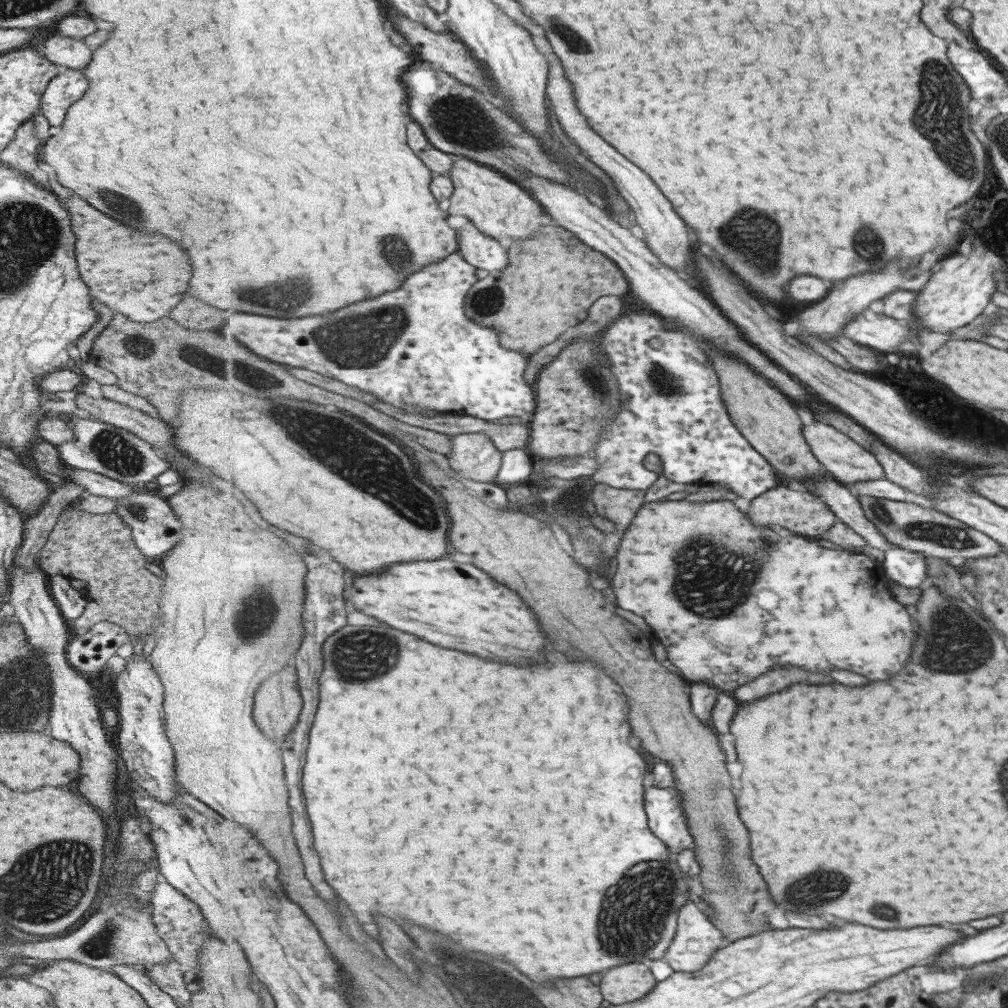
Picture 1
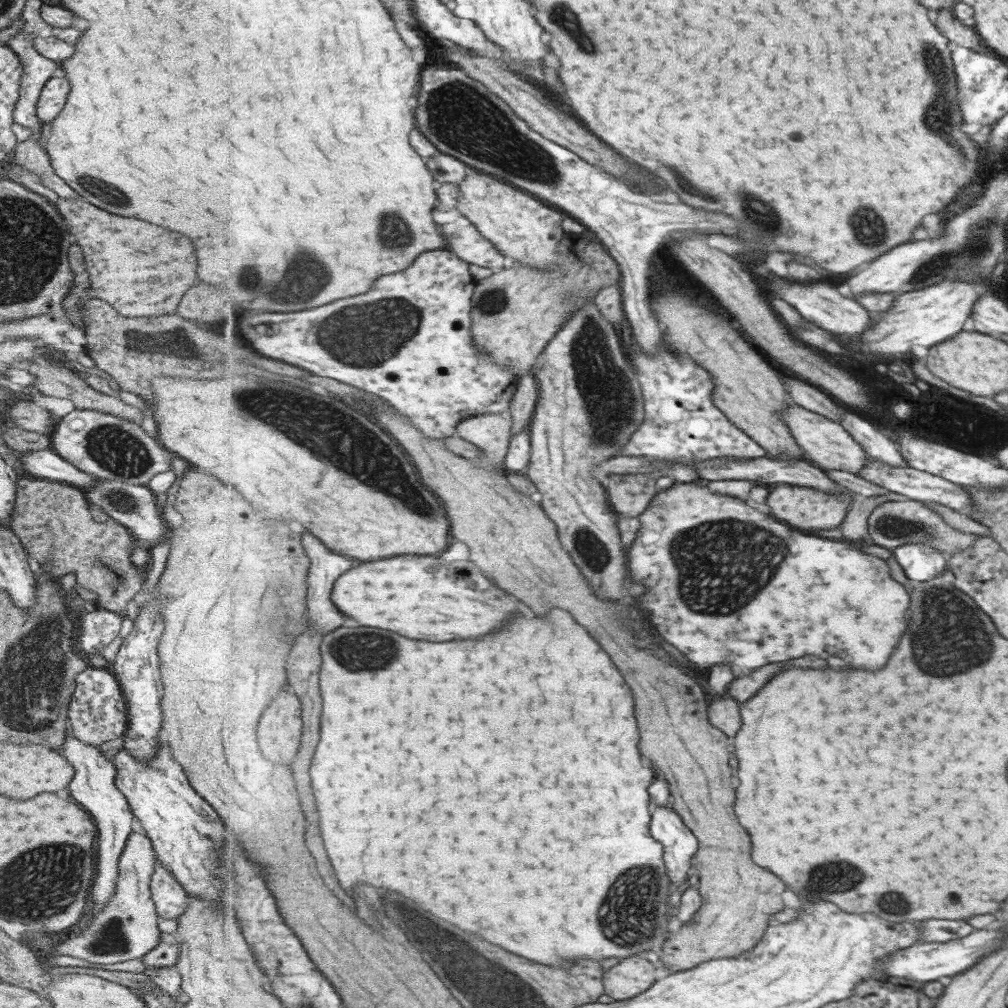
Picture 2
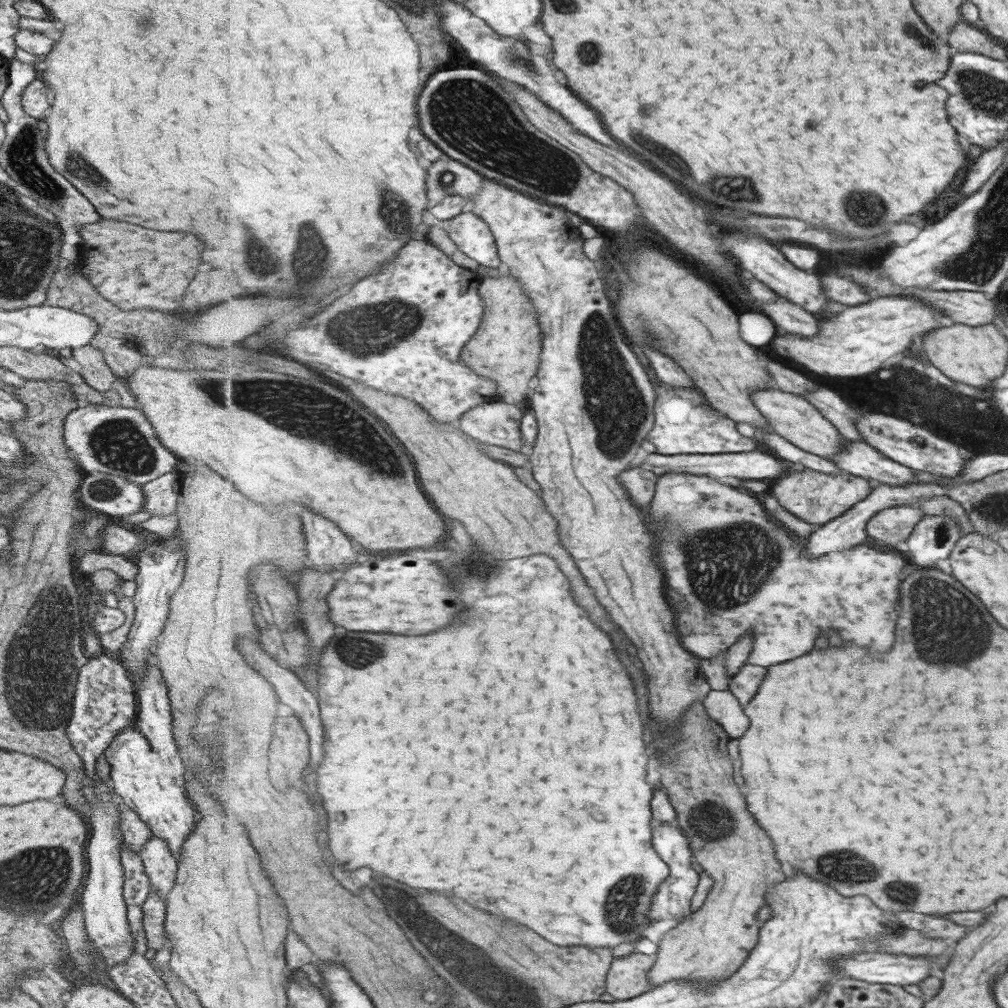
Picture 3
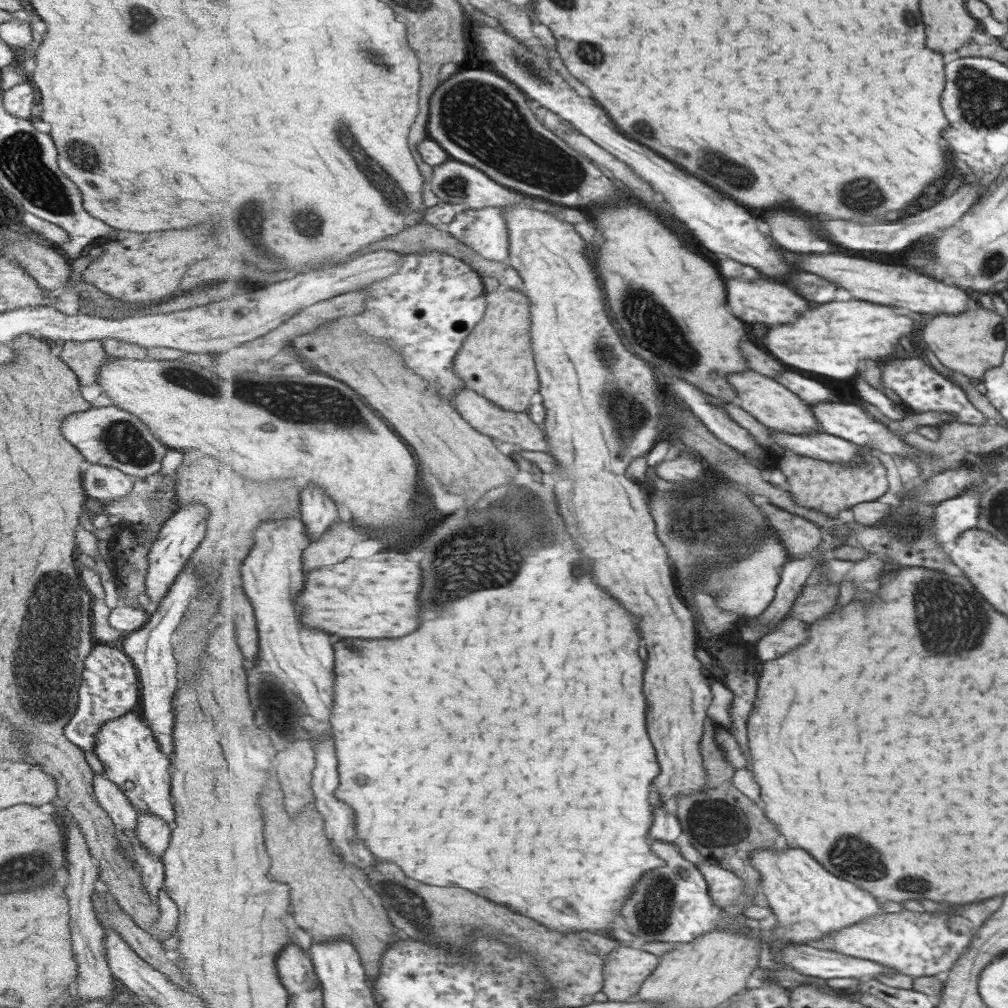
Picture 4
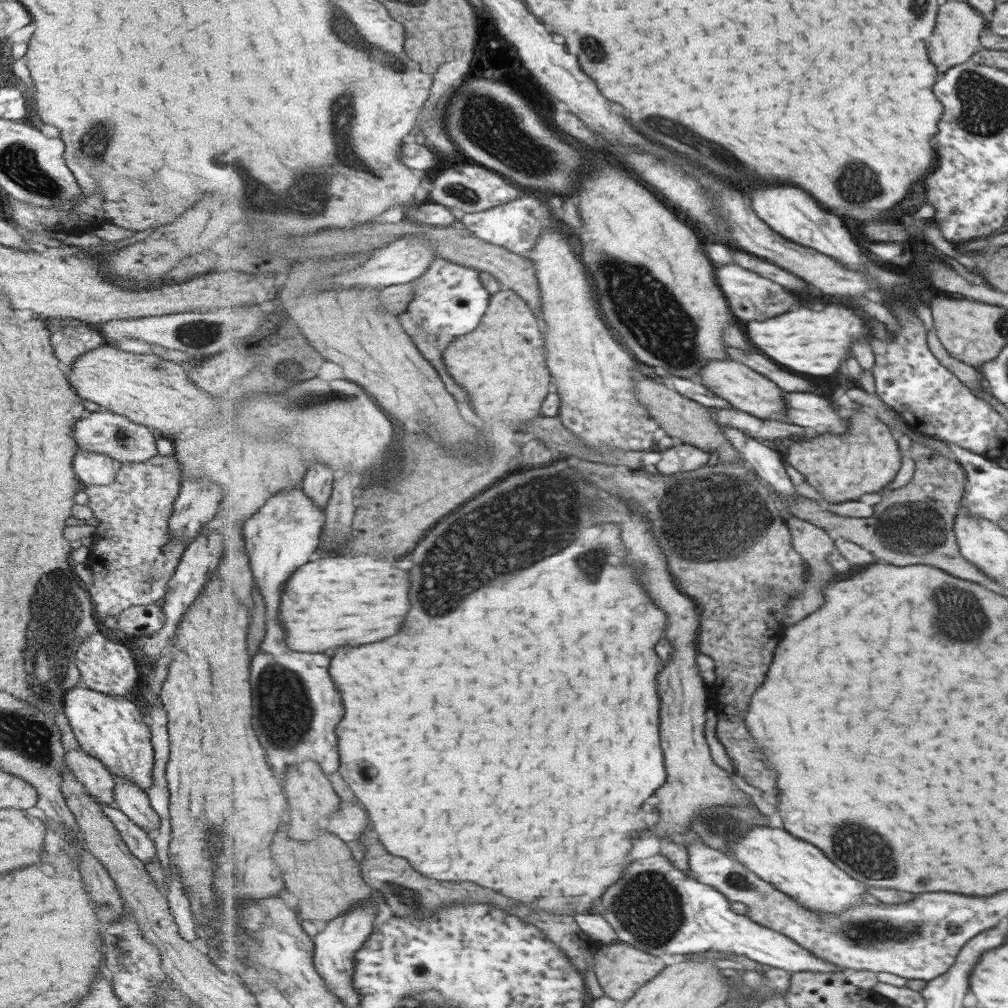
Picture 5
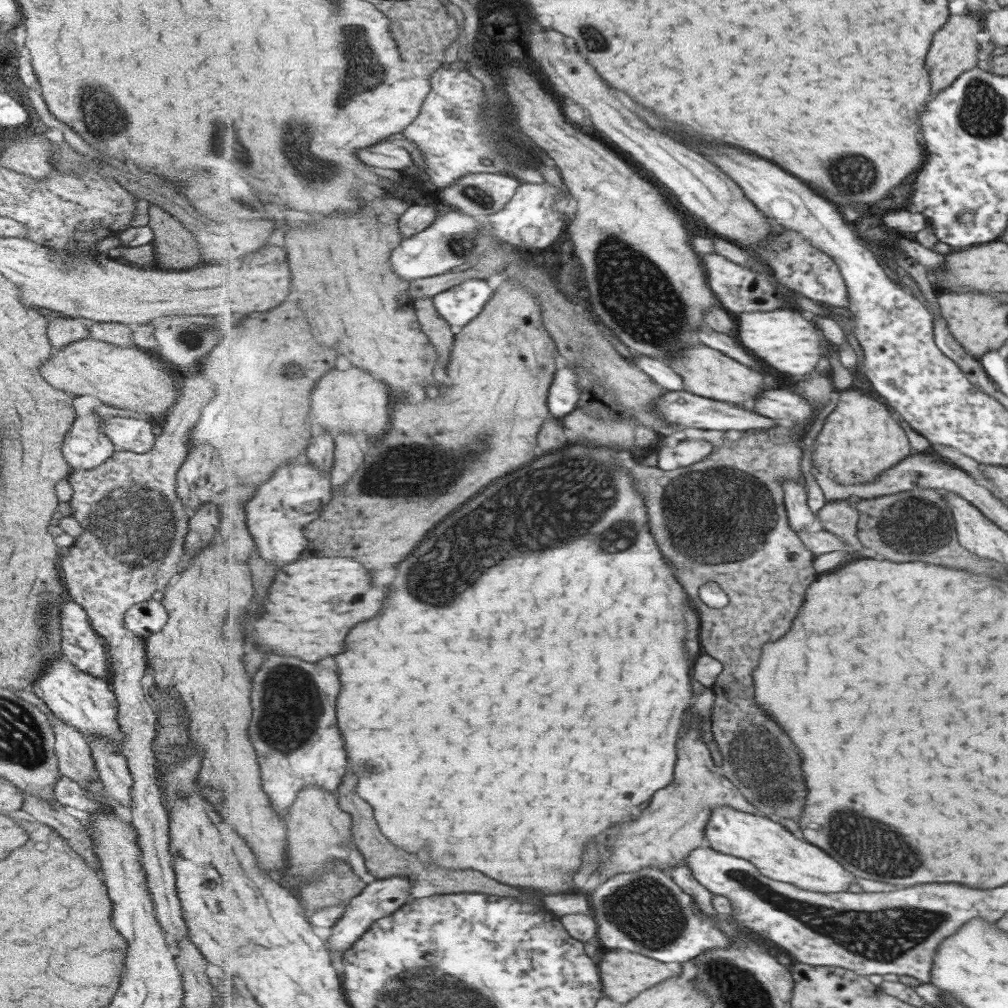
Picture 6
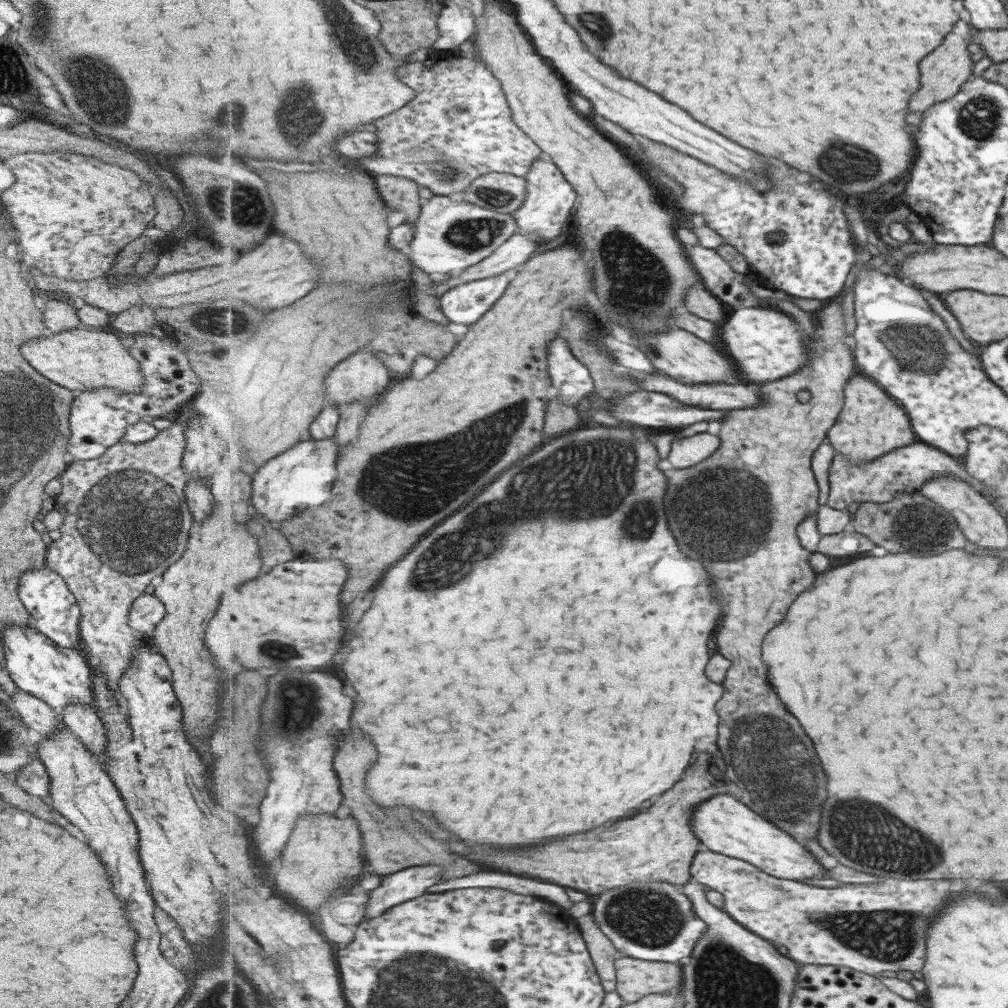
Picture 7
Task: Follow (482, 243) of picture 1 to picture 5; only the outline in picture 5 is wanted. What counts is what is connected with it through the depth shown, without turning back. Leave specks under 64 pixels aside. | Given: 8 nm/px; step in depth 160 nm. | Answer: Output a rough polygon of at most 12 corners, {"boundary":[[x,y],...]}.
{"boundary":[[535,194],[460,214],[473,236],[524,254],[552,218]]}

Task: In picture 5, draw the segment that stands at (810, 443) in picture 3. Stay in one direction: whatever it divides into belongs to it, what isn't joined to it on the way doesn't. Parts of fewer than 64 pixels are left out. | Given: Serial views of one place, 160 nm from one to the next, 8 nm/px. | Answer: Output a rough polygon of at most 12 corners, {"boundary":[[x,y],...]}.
{"boundary":[[731,359],[707,363],[697,378],[733,408],[780,419],[785,392]]}

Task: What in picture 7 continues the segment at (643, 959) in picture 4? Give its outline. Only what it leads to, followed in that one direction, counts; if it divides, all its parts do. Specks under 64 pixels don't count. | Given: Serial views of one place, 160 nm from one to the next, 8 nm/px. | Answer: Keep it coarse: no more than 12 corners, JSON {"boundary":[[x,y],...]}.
{"boundary":[[622,956],[617,992],[627,1003],[680,990],[681,963]]}

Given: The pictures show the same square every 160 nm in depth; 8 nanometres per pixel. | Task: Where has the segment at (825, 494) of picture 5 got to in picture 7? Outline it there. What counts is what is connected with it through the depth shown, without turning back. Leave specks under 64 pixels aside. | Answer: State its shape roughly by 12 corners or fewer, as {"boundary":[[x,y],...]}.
{"boundary":[[858,371],[827,438],[860,465],[913,442],[908,414]]}

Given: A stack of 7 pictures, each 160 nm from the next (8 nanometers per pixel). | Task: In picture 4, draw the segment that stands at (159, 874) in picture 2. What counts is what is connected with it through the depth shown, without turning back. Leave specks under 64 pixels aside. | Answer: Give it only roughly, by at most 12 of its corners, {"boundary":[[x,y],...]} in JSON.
{"boundary":[[137,810],[136,839],[160,860],[171,828],[158,816]]}

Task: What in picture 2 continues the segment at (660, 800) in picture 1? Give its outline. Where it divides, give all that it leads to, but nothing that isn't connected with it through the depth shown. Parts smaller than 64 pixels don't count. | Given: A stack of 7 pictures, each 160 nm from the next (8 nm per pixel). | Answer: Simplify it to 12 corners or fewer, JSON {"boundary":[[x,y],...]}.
{"boundary":[[673,804],[653,808],[673,886],[686,884],[700,850]]}

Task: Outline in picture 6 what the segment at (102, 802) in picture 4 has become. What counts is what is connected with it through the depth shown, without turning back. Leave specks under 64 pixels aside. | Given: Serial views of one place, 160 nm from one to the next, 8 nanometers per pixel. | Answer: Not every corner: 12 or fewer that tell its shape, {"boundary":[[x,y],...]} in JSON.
{"boundary":[[46,719],[60,775],[97,780],[86,736]]}

